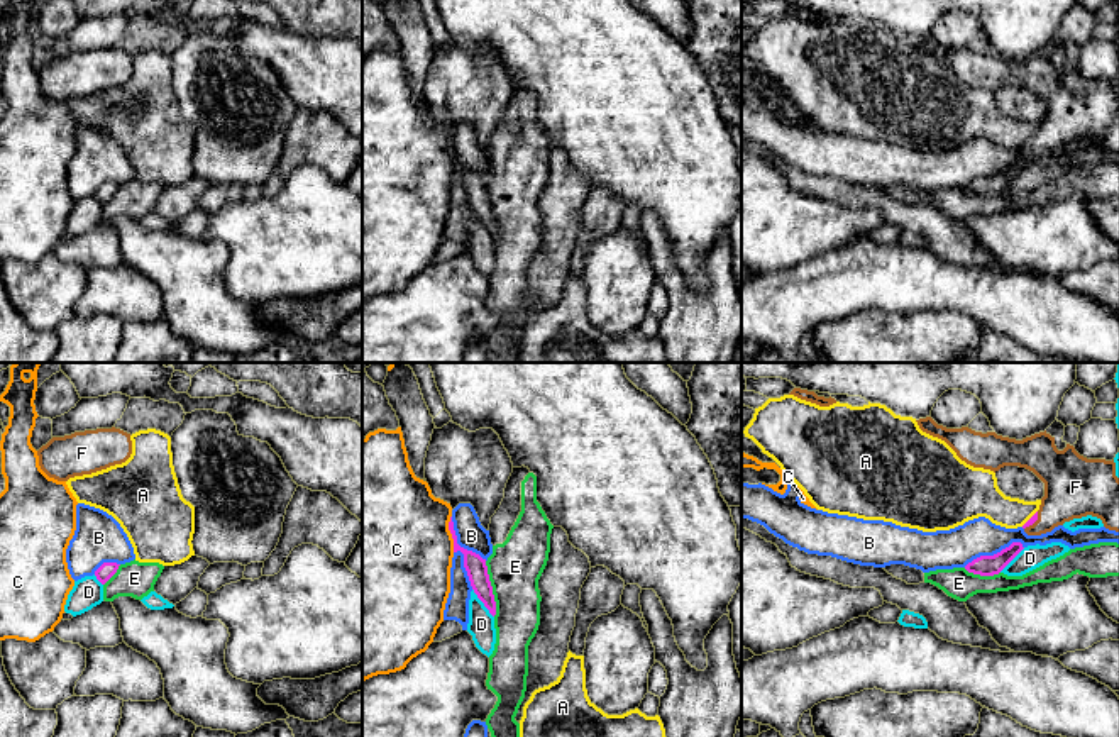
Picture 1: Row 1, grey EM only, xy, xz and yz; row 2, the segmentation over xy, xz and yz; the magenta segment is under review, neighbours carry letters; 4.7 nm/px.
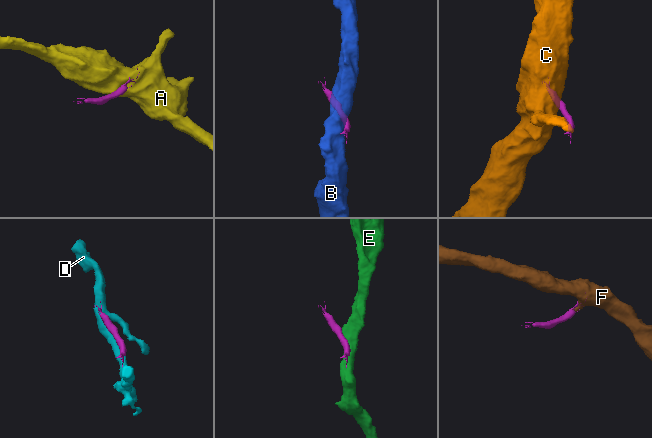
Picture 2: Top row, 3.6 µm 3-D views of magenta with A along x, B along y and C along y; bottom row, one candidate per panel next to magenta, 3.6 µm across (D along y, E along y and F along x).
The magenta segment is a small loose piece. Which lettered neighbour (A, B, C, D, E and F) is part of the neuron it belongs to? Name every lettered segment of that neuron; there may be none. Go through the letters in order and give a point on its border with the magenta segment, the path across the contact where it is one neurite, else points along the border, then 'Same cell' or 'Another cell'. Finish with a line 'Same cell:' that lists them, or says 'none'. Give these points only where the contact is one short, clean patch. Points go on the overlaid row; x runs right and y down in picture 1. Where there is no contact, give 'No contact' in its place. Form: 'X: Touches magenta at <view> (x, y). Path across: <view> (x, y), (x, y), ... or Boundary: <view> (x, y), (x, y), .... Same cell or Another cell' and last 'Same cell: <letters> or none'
A: Touches magenta at yz (1030, 519). Another cell
B: Touches magenta at xz (461, 551). Another cell
C: Touches magenta at xz (451, 532). Boundary: xz (451, 515), (449, 532), (454, 551). Another cell
D: Touches magenta at xz (483, 602). Another cell
E: Touches magenta at xz (491, 588). Boundary: xz (485, 561), (495, 615). Another cell
F: Touches magenta at yz (1033, 522). Path across: yz (1033, 519), (1033, 522), (1074, 488). Same cell
Same cell: F

